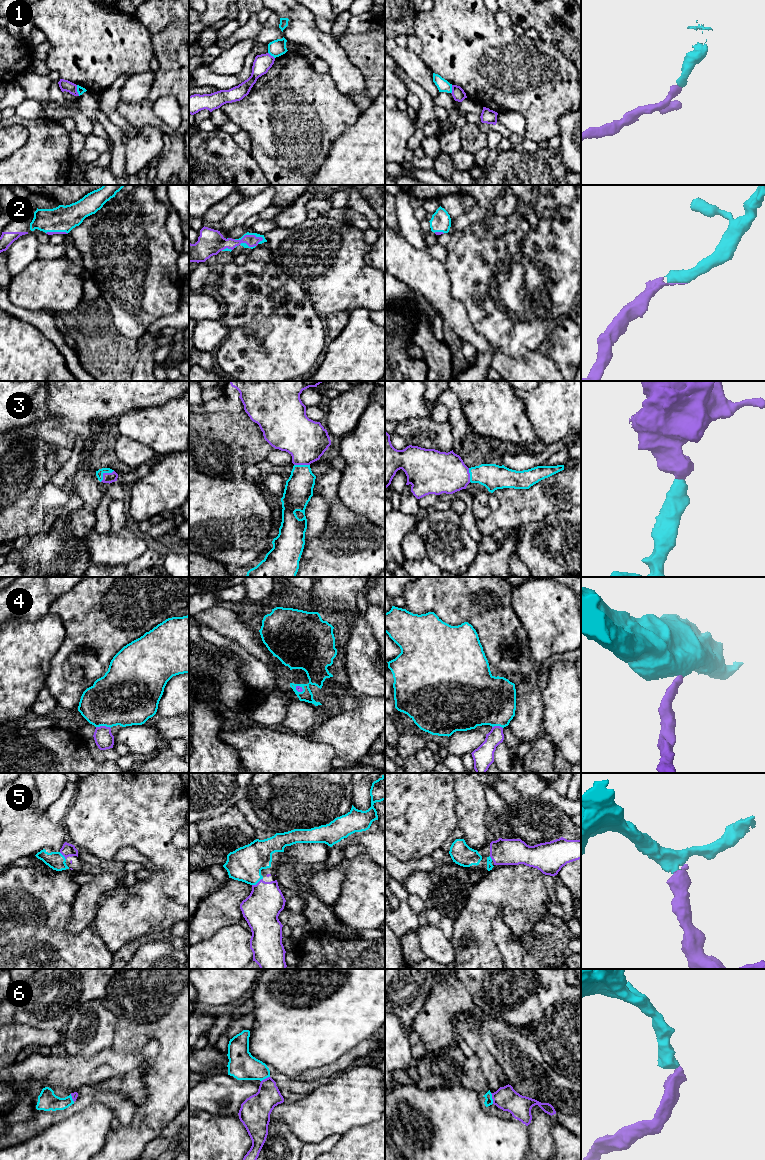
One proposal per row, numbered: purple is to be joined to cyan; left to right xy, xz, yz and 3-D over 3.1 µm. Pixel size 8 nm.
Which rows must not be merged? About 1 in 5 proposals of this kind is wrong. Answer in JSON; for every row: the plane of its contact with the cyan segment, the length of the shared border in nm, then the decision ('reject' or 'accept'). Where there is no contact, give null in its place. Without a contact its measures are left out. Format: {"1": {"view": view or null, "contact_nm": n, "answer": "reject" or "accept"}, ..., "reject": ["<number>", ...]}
{"1": {"view": "xy", "contact_nm": 90, "answer": "reject"}, "2": {"view": "xz", "contact_nm": 240, "answer": "accept"}, "3": {"view": "xy", "contact_nm": 140, "answer": "accept"}, "4": {"view": "xy", "contact_nm": 120, "answer": "accept"}, "5": {"view": "xz", "contact_nm": 110, "answer": "accept"}, "6": {"view": "yz", "contact_nm": 90, "answer": "accept"}, "reject": ["1"]}

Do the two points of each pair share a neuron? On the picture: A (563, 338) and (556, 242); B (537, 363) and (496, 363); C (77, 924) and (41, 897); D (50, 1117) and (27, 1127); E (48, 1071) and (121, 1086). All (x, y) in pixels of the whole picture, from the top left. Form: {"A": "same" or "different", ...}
{"A": "different", "B": "same", "C": "different", "D": "same", "E": "different"}

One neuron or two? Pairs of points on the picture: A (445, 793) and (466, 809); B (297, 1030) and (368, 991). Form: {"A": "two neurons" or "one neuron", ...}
{"A": "two neurons", "B": "one neuron"}

